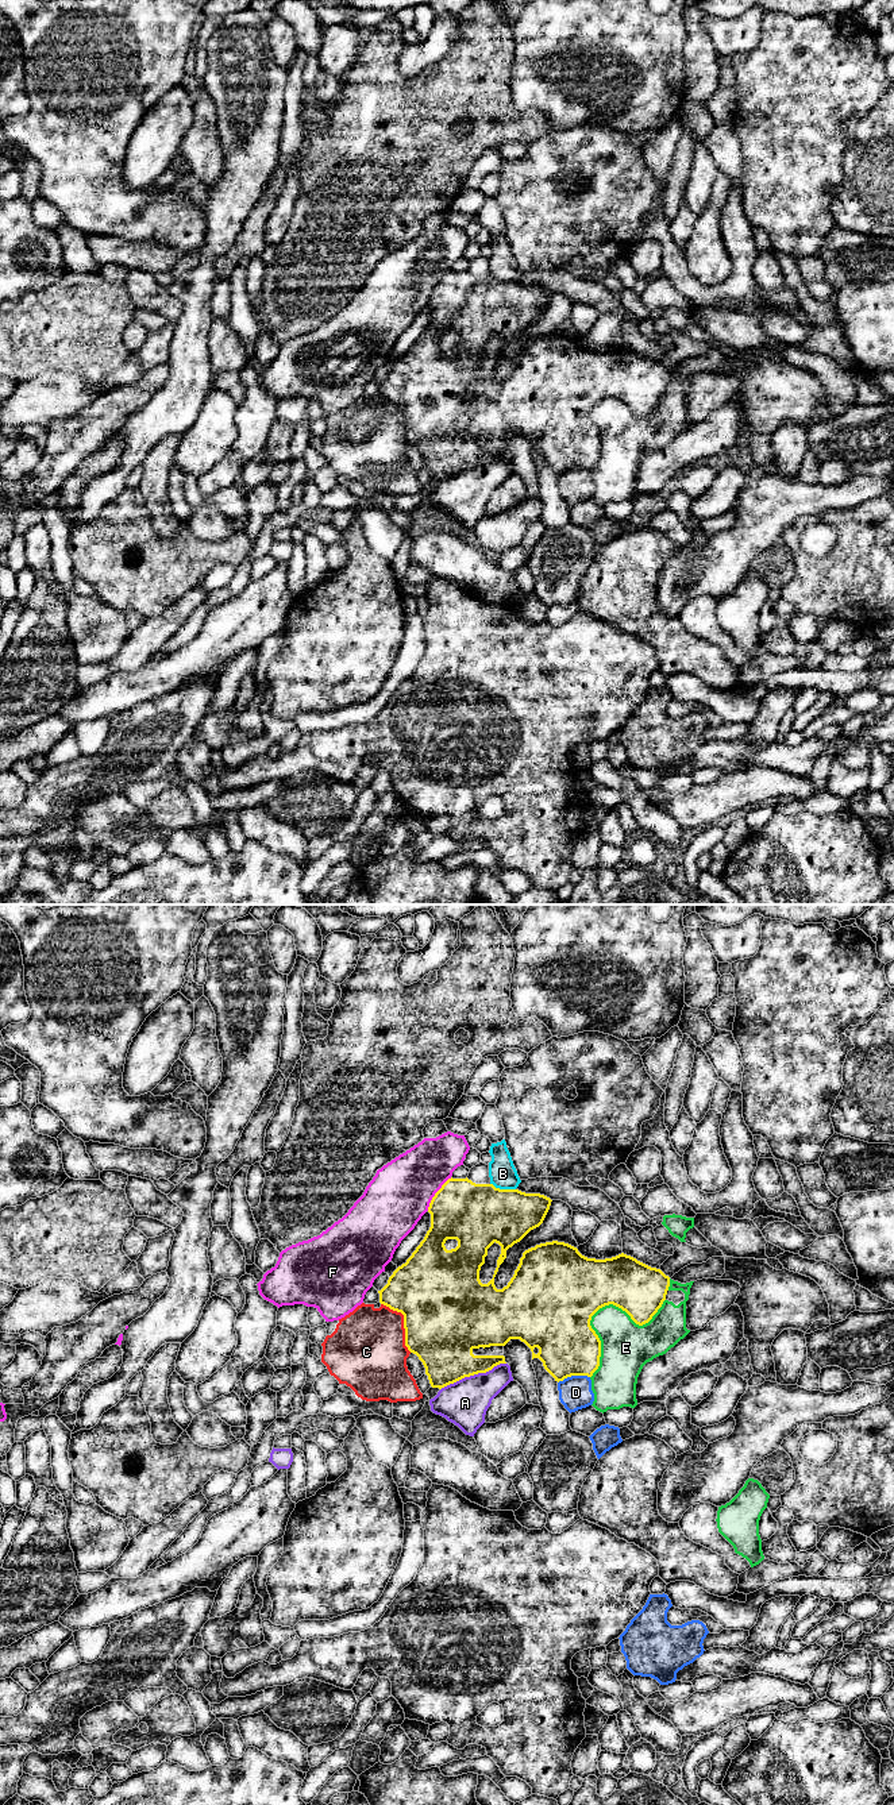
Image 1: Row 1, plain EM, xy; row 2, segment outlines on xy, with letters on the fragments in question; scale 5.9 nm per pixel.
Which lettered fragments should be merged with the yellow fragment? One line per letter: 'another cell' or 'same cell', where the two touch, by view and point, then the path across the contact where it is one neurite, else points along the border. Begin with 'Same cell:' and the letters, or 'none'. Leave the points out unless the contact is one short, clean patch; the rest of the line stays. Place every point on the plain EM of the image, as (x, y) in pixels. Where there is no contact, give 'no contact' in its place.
Same cell: none
A: another cell; contact xy (473, 467)
B: another cell; contact xy (503, 282)
C: another cell; contact xy (404, 416)
D: another cell; contact xy (573, 467)
E: another cell; contact xy (600, 400)
F: another cell; contact xy (435, 286)

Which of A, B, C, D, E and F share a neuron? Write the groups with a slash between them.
A / B D / C / E / F

